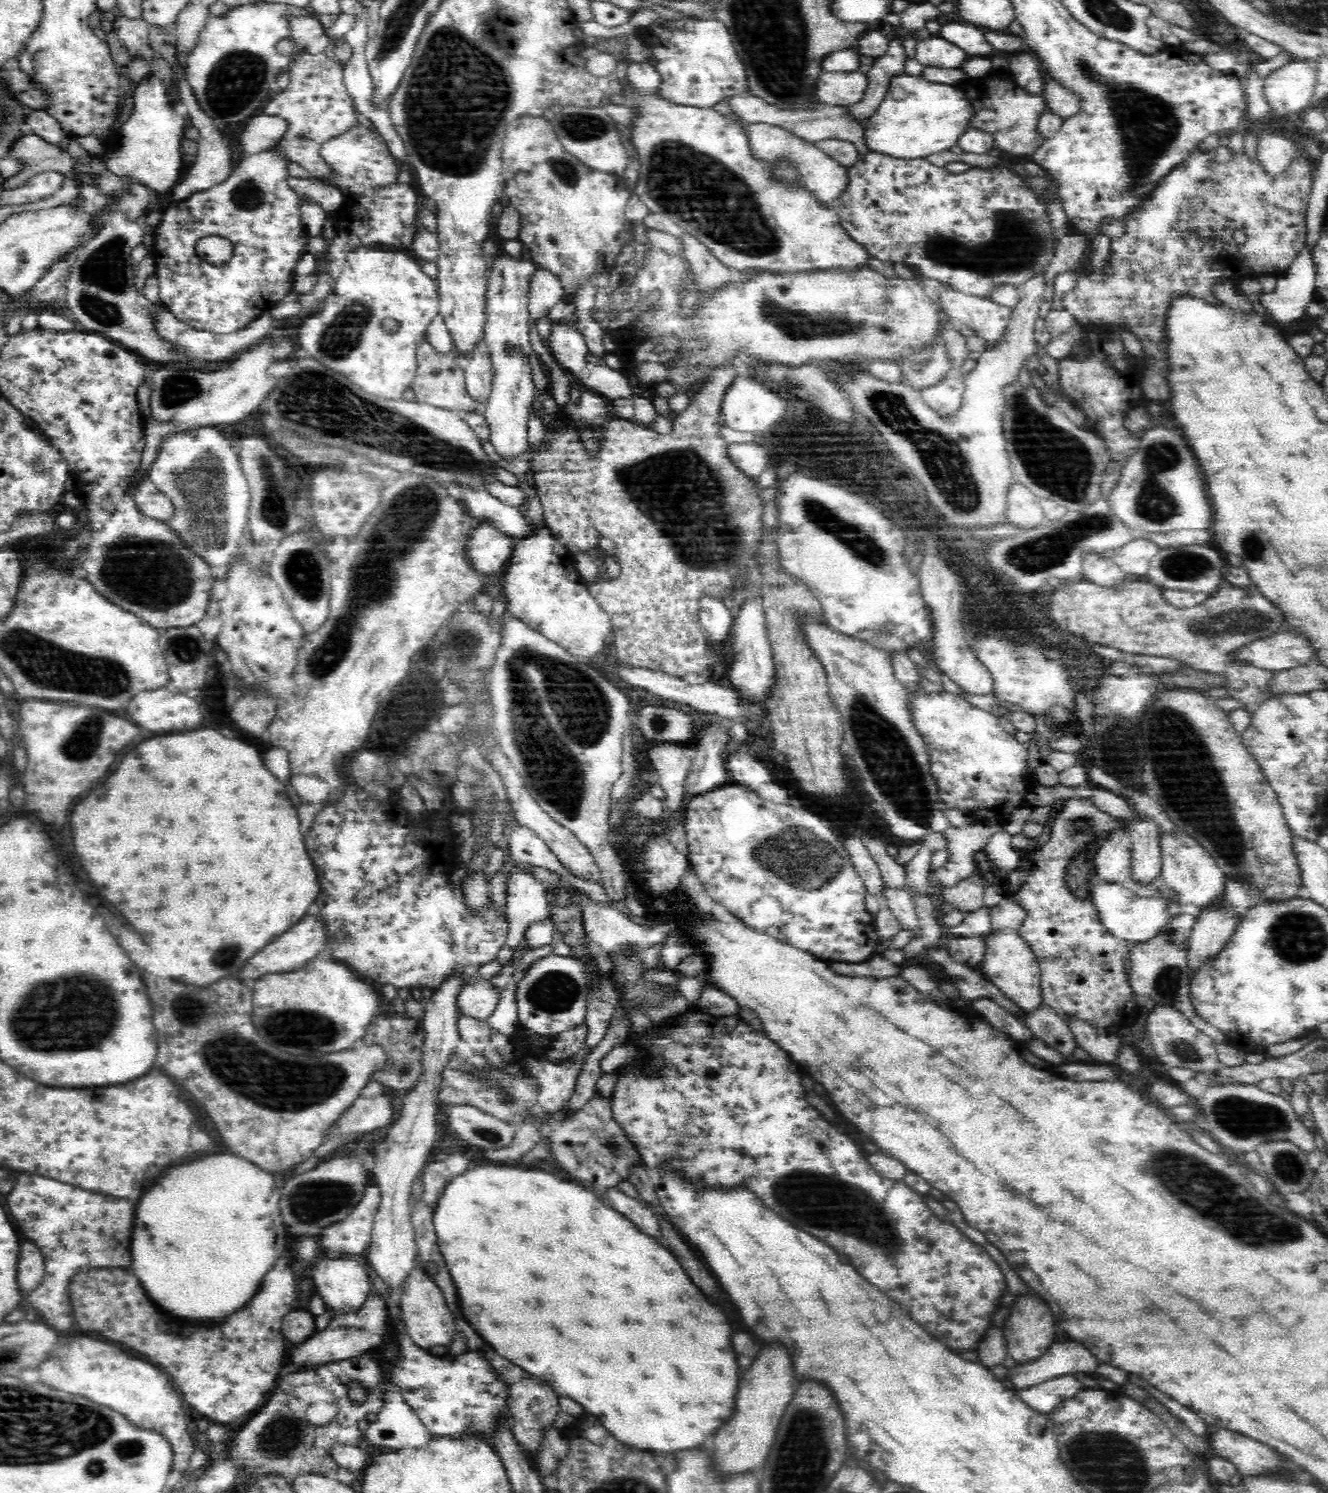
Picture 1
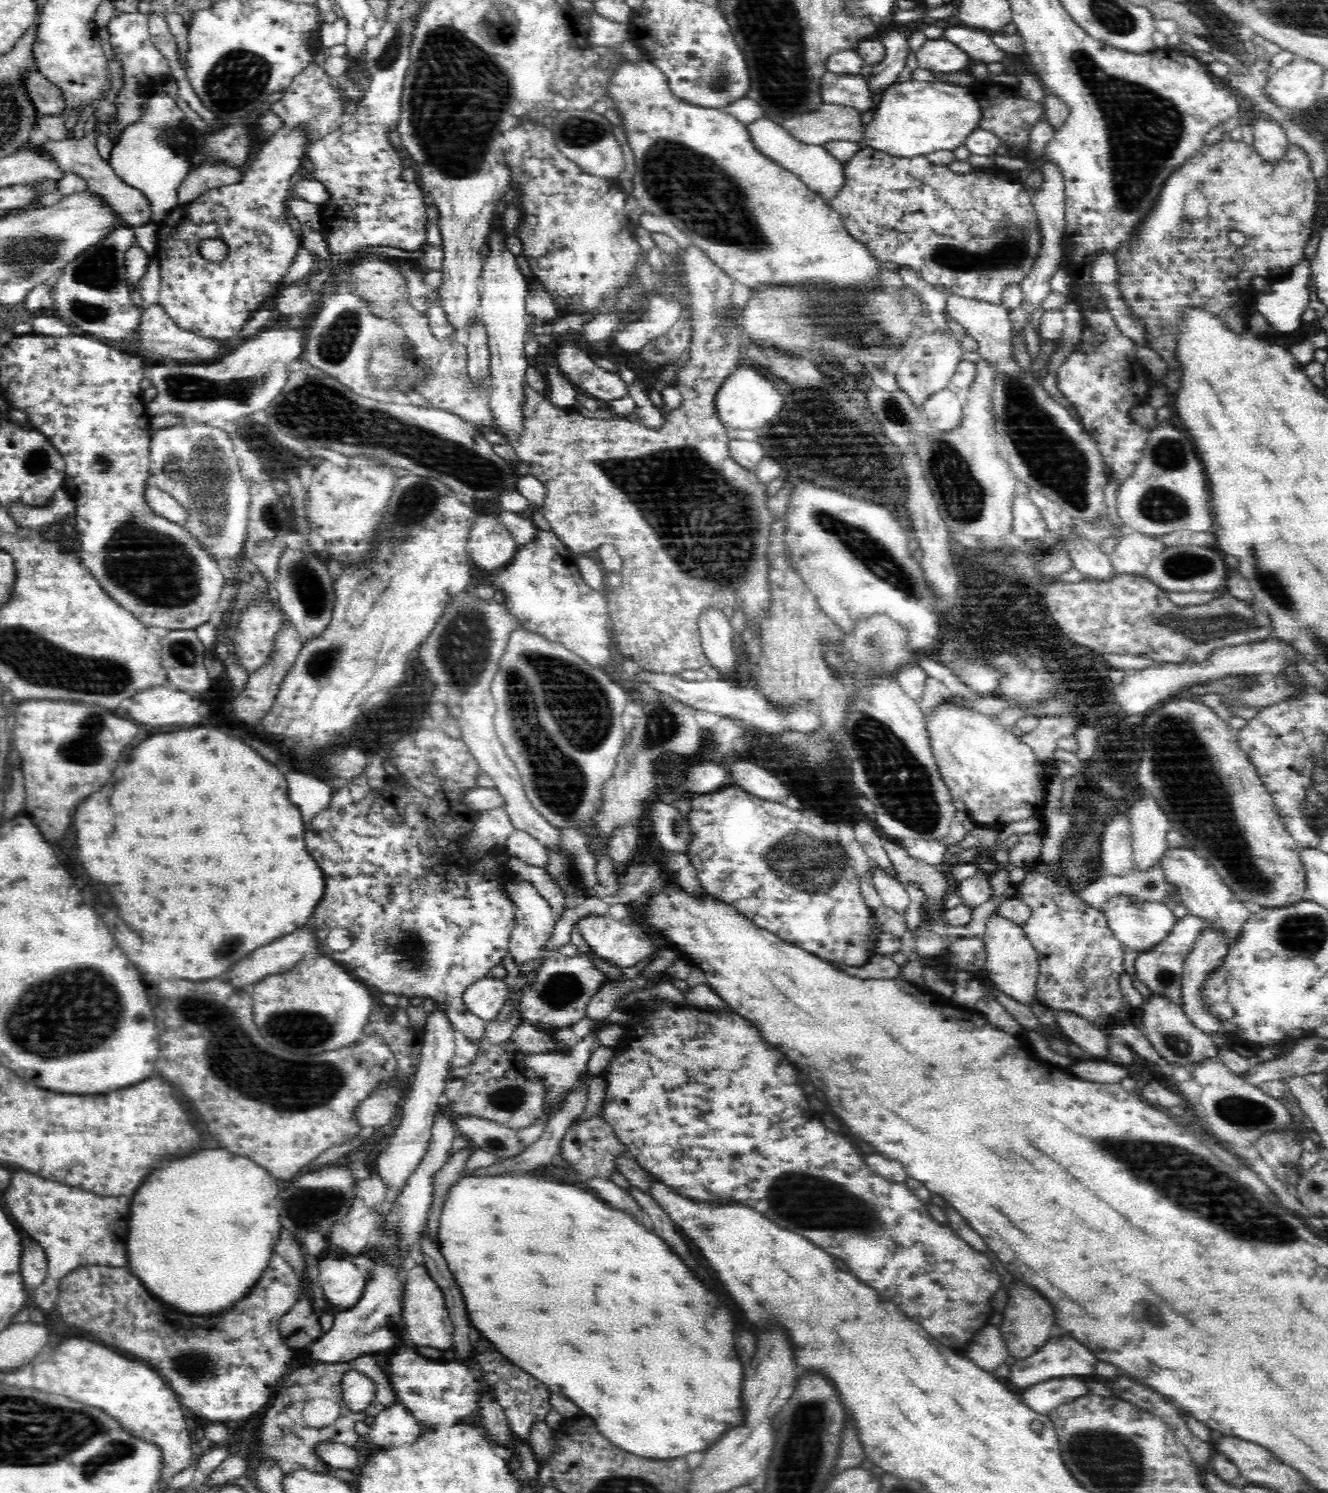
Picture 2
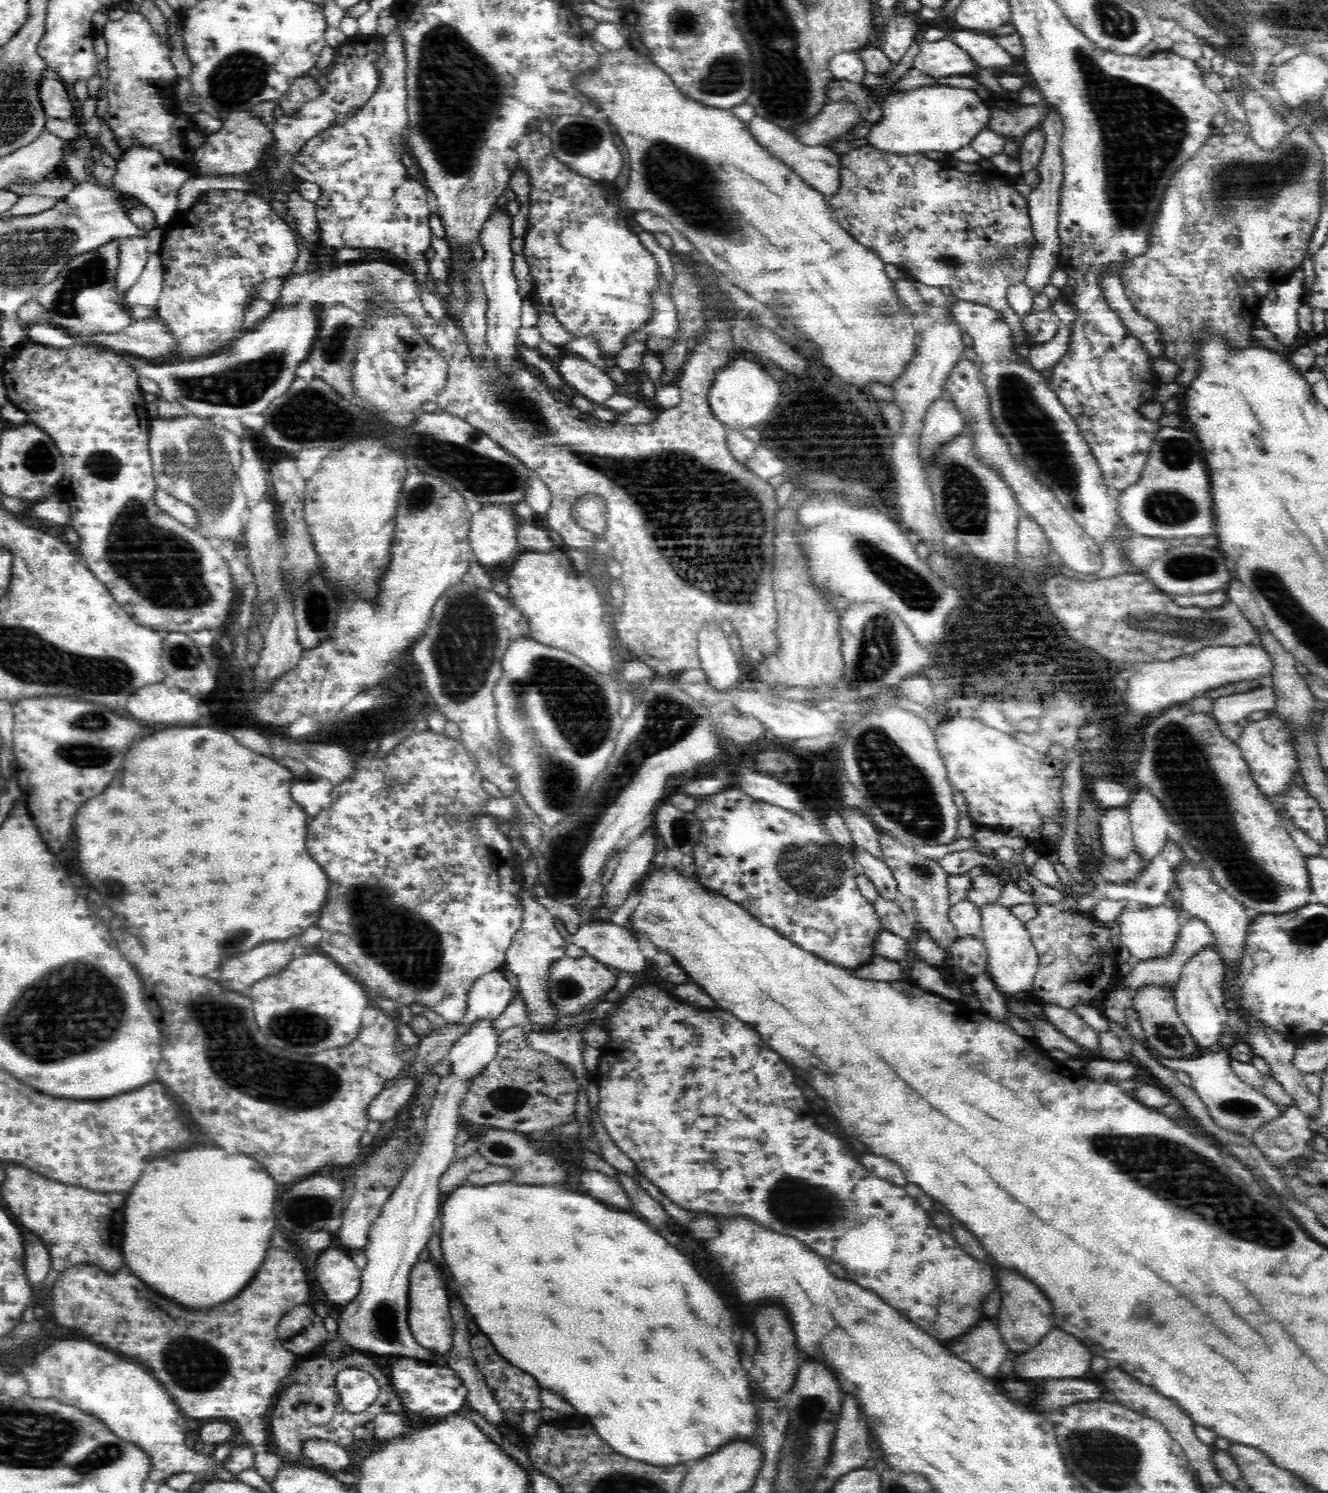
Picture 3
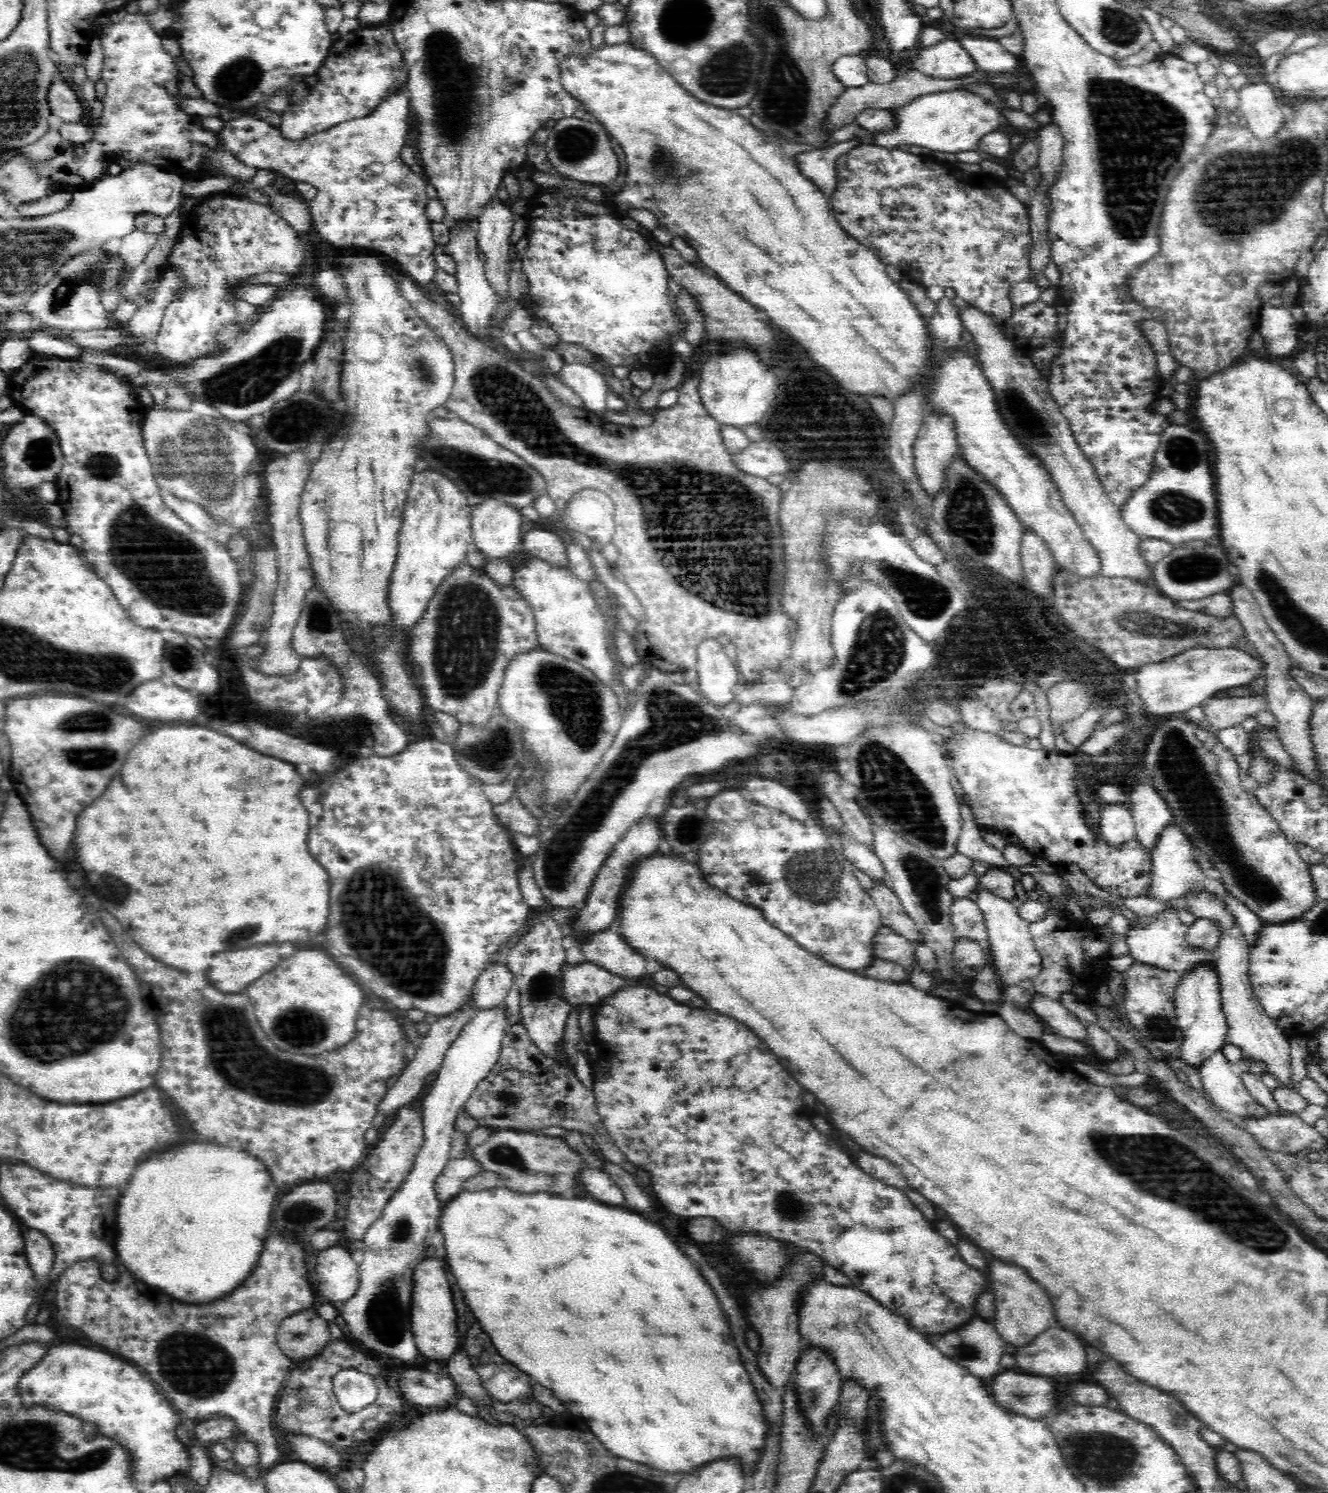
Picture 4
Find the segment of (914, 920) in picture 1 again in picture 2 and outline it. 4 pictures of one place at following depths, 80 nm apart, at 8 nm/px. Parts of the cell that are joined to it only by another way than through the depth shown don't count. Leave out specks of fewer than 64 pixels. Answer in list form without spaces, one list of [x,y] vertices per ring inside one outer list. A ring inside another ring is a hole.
[[[873,862],[872,867],[874,867],[874,870],[872,870],[871,880],[883,904],[904,915],[904,912],[910,906],[910,896],[904,889],[904,885],[889,876],[887,872],[880,870],[875,862]]]

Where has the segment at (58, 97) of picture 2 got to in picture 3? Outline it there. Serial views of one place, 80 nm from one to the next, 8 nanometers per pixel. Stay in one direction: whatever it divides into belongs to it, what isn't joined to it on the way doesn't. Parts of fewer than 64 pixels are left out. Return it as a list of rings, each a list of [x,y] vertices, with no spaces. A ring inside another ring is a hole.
[[[46,75],[39,84],[39,99],[48,119],[75,119],[79,115],[71,88],[53,75]]]

